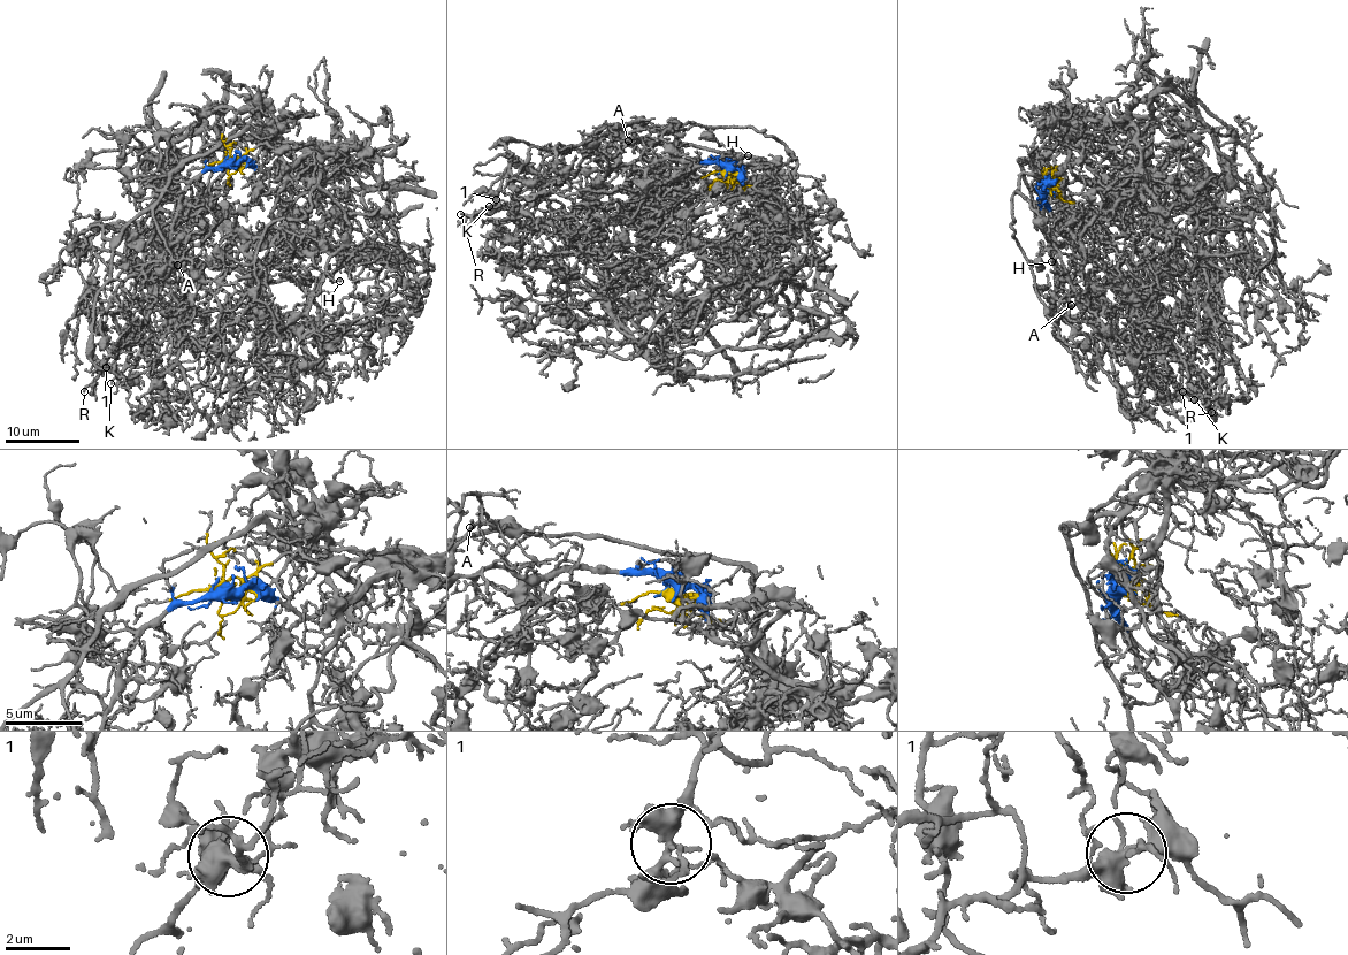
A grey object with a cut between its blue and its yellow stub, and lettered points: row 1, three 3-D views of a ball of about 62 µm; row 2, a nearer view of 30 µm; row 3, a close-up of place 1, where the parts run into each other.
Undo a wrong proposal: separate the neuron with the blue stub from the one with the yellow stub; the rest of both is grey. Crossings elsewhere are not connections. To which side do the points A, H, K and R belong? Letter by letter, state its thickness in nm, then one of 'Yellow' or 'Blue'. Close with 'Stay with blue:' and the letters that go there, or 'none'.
A: Thickness 90 nm. Yellow
H: Thickness 150 nm. Blue
K: Thickness 90 nm. Yellow
R: Thickness 140 nm. Yellow
Stay with blue: H

